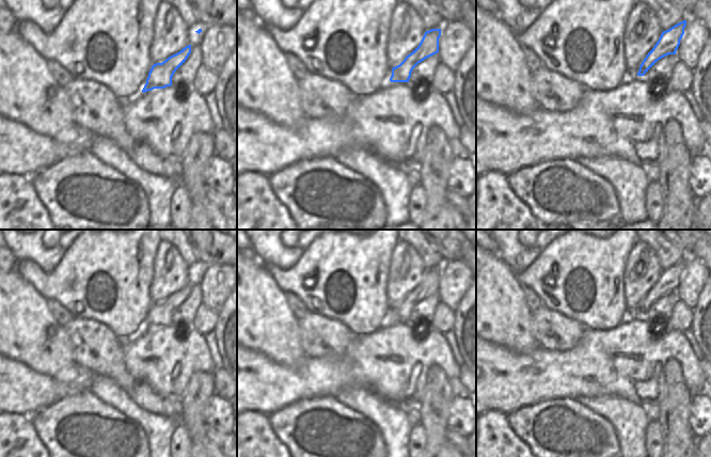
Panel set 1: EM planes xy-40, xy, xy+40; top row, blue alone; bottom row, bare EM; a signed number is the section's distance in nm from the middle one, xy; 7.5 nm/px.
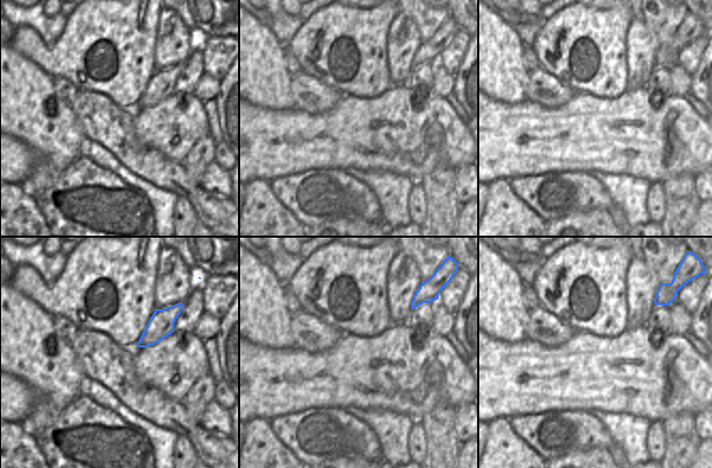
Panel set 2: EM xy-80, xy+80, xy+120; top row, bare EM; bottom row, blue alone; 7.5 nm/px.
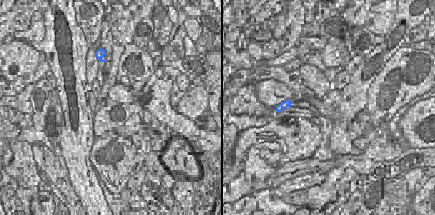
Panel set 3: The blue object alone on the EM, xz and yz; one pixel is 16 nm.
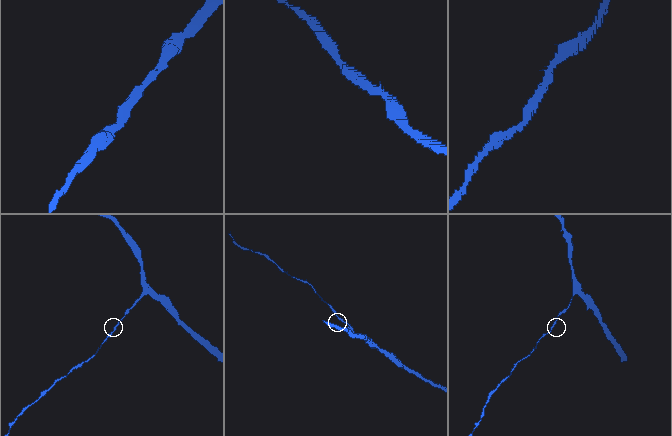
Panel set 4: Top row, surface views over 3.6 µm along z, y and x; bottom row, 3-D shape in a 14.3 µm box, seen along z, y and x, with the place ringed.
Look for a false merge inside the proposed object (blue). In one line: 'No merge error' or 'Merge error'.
No merge error.

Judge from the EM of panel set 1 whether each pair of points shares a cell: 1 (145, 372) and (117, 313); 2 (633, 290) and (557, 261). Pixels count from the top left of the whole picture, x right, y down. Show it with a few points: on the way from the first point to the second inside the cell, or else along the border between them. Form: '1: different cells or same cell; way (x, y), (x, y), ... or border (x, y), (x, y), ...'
1: different cells; border (141, 329), (125, 341)
2: different cells; border (626, 263), (625, 300), (629, 312)

